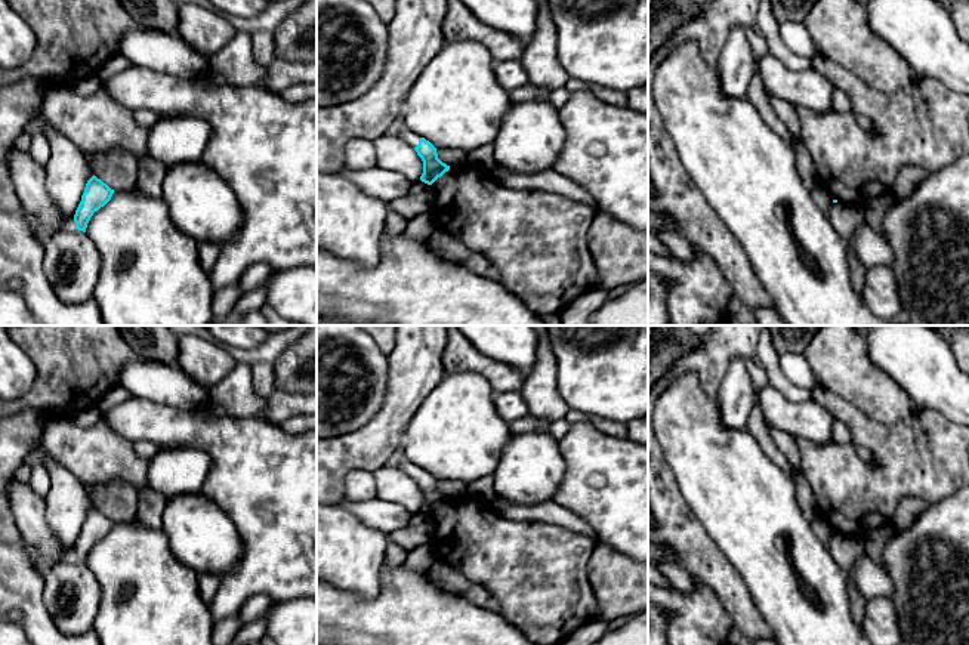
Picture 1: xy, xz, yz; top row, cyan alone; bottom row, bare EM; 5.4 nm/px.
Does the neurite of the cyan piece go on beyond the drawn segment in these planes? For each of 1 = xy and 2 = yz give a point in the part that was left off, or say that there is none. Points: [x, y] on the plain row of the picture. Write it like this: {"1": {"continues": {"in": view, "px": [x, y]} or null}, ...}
{"1": {"continues": null}, "2": {"continues": null}}

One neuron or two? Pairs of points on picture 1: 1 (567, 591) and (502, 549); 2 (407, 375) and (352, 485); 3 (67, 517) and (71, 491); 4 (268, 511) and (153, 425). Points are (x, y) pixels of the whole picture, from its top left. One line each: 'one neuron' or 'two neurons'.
1: one neuron
2: two neurons
3: one neuron
4: one neuron

